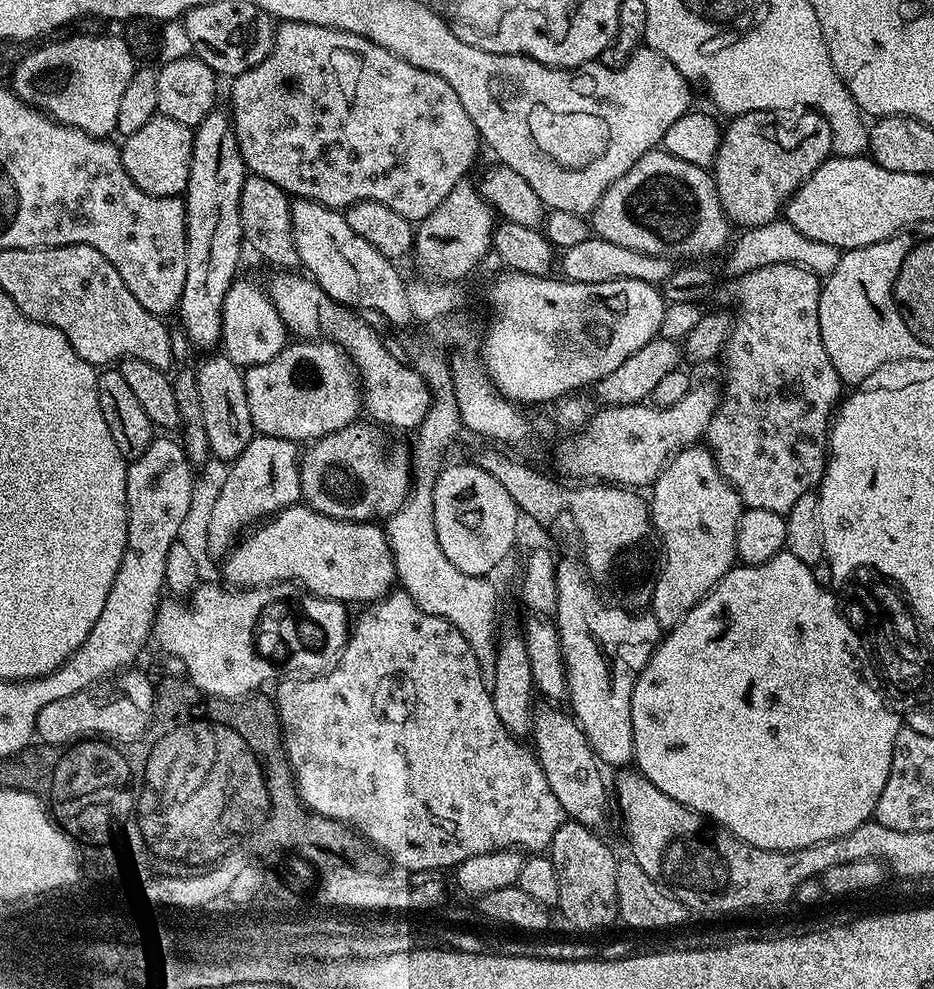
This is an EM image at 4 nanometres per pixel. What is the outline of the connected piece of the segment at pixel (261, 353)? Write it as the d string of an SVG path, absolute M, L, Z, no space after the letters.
M237 278L232 281L226 294L222 310L222 334L220 335L223 351L237 362L259 362L274 358L289 343L290 333L267 291L252 280Z

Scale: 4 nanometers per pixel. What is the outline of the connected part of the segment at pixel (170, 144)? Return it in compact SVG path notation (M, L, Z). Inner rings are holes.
M157 114L142 130L123 137L119 145L122 166L126 166L126 174L130 174L134 186L151 196L183 197L190 178L193 135L189 125Z

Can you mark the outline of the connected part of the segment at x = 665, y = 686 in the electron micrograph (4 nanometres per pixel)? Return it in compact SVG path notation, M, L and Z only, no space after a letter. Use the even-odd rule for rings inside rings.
M783 551L774 558L770 558L761 564L744 564L743 566L733 566L722 579L718 582L718 586L708 597L702 602L698 602L698 606L694 606L694 610L690 610L690 614L686 614L686 618L682 618L682 622L678 622L672 628L667 629L666 635L661 639L659 646L654 650L654 654L650 658L648 665L642 670L642 674L638 678L638 682L634 686L634 698L632 699L632 729L634 730L634 764L647 780L654 782L654 786L658 786L658 790L662 790L662 794L666 794L670 798L674 798L679 804L684 804L688 808L693 808L699 812L701 816L715 822L723 831L731 832L732 835L745 840L750 846L758 846L762 850L778 850L785 852L786 850L802 850L806 846L814 846L818 842L826 842L830 838L838 838L838 834L847 834L848 831L854 830L854 826L862 826L862 822L873 819L876 807L878 806L878 798L882 798L882 786L886 786L886 778L890 778L890 762L892 761L892 751L894 750L894 738L898 734L898 730L902 727L902 712L891 704L889 697L885 695L879 687L876 688L867 680L865 669L860 667L860 660L854 658L854 634L856 630L851 628L846 622L846 618L842 618L840 613L841 605L836 604L836 600L832 597L833 593L829 589L818 586L818 582L814 582L814 574L809 565L798 562L798 558L794 558L794 554Z

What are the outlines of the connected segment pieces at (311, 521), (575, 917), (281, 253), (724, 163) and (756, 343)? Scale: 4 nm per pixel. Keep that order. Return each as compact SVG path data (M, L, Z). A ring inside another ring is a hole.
M297 502L292 507L277 512L275 516L267 517L263 522L257 523L247 534L241 535L231 551L223 557L222 576L224 580L228 579L227 583L236 590L295 582L304 591L314 596L338 600L345 606L351 605L351 600L360 604L359 606L367 606L382 600L398 584L396 562L388 545L388 534L379 523L336 520L332 516L315 512L303 502Z
M566 822L558 826L558 834L554 834L550 859L558 874L558 912L564 915L566 923L573 924L580 934L617 923L620 914L616 877L618 856L612 853L611 846L600 834L581 824Z
M245 175L240 199L244 244L252 247L262 259L273 264L276 270L296 270L301 267L292 229L292 200L270 178Z
M810 108L751 112L731 117L727 123L710 171L716 177L722 210L741 229L777 219L802 182L833 155L830 126L824 115Z
M778 262L774 266L762 266L758 270L750 270L746 274L729 279L728 296L740 307L734 316L732 332L728 335L722 351L724 360L724 384L720 405L716 408L714 418L710 418L706 433L706 447L716 460L718 470L726 477L729 484L736 489L745 509L774 510L787 514L802 498L802 494L819 489L820 480L824 476L824 467L828 461L828 429L832 427L833 415L842 399L842 381L838 370L834 370L834 362L826 354L826 346L822 346L822 334L818 326L818 302L820 301L821 277L800 265Z

